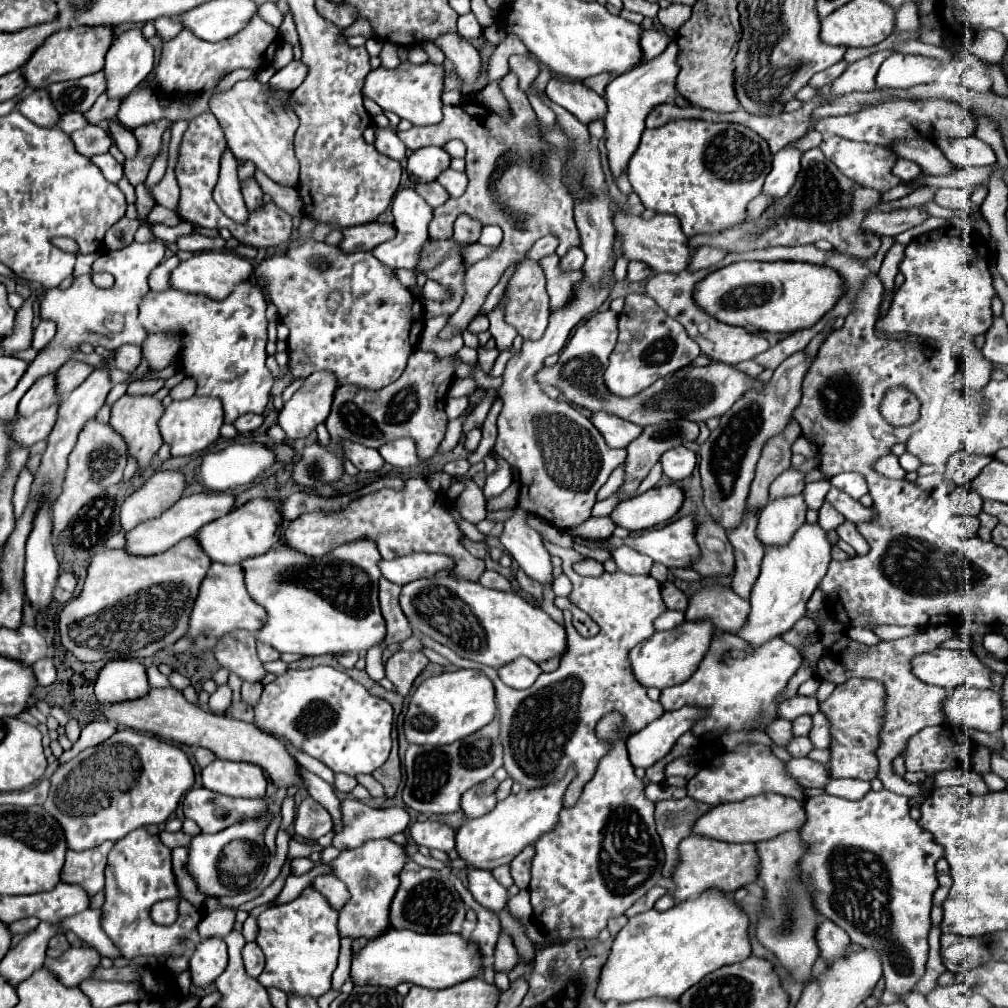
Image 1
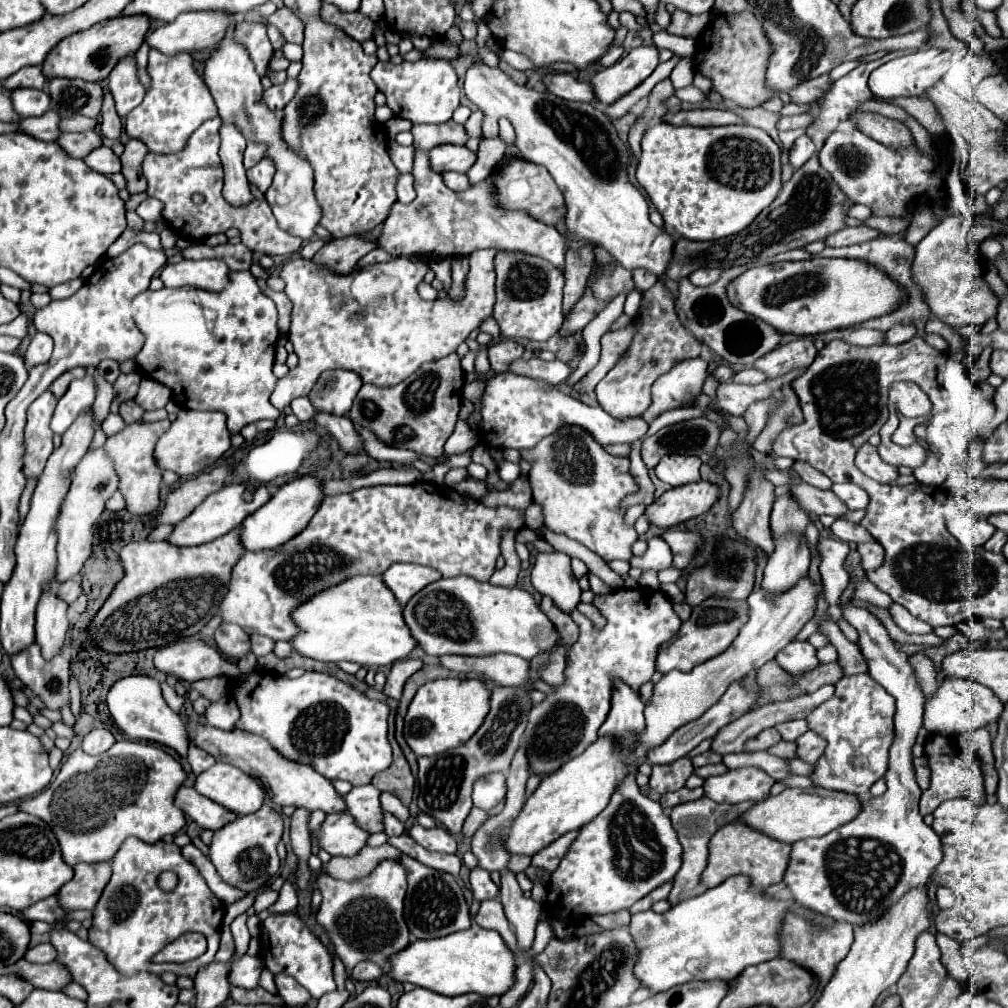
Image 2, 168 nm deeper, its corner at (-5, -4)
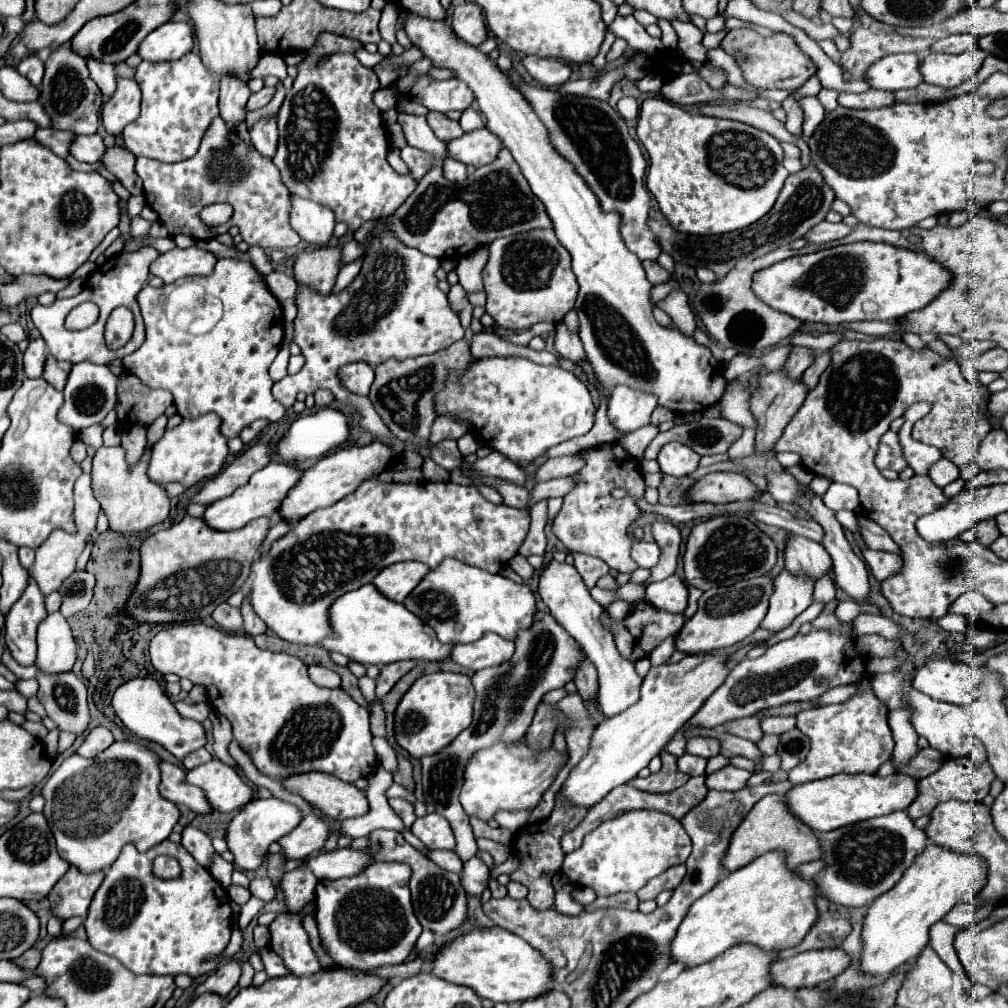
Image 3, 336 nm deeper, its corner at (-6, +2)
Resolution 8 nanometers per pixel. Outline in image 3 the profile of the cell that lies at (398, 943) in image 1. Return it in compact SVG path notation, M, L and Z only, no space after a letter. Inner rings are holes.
M493 926L493 928L471 928L467 934L445 944L433 962L435 976L469 986L479 998L489 998L491 1002L525 1002L543 992L551 990L553 968L547 958L527 944L523 938Z

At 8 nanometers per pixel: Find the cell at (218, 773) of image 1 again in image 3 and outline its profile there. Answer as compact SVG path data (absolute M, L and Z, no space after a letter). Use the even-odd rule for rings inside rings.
M211 760L189 770L185 780L199 786L217 812L239 810L253 798L253 788L221 760Z

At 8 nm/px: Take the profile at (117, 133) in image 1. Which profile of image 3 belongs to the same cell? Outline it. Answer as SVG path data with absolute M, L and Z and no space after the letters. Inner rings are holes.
M87 58L87 66L89 66L89 72L91 72L91 78L97 82L97 86L101 88L101 92L105 96L111 96L115 92L115 82L117 82L113 64L105 64L101 60Z

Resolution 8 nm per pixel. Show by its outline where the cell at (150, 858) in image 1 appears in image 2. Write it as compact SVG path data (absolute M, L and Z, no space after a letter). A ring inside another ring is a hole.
M128 838L112 858L112 878L94 908L92 928L88 930L90 942L100 948L106 958L122 974L136 974L148 970L152 974L174 972L176 976L196 976L198 968L212 962L220 944L220 924L226 906L210 892L198 870L180 854L176 844L142 842ZM172 870L178 874L174 892L162 892L156 884L160 872ZM184 932L200 932L208 940L208 950L184 964L154 964L150 958L166 944Z

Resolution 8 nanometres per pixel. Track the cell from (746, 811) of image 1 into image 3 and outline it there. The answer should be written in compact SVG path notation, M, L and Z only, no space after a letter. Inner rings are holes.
M835 774L831 778L823 778L823 780L815 780L815 782L807 782L801 786L793 786L785 796L787 796L787 804L791 808L791 812L801 818L809 828L817 830L817 832L829 832L829 830L837 830L839 826L849 826L855 822L863 822L869 818L879 818L879 816L887 816L891 812L897 810L907 810L909 804L915 800L915 796L919 794L917 790L919 778L913 778L909 774L889 774L889 776L879 776L879 774Z

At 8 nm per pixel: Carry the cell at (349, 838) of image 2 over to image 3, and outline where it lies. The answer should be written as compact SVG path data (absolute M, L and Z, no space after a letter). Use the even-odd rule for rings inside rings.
M307 814L293 832L279 838L281 850L287 858L305 858L313 850L323 848L331 828L335 828L339 832L339 822Z

